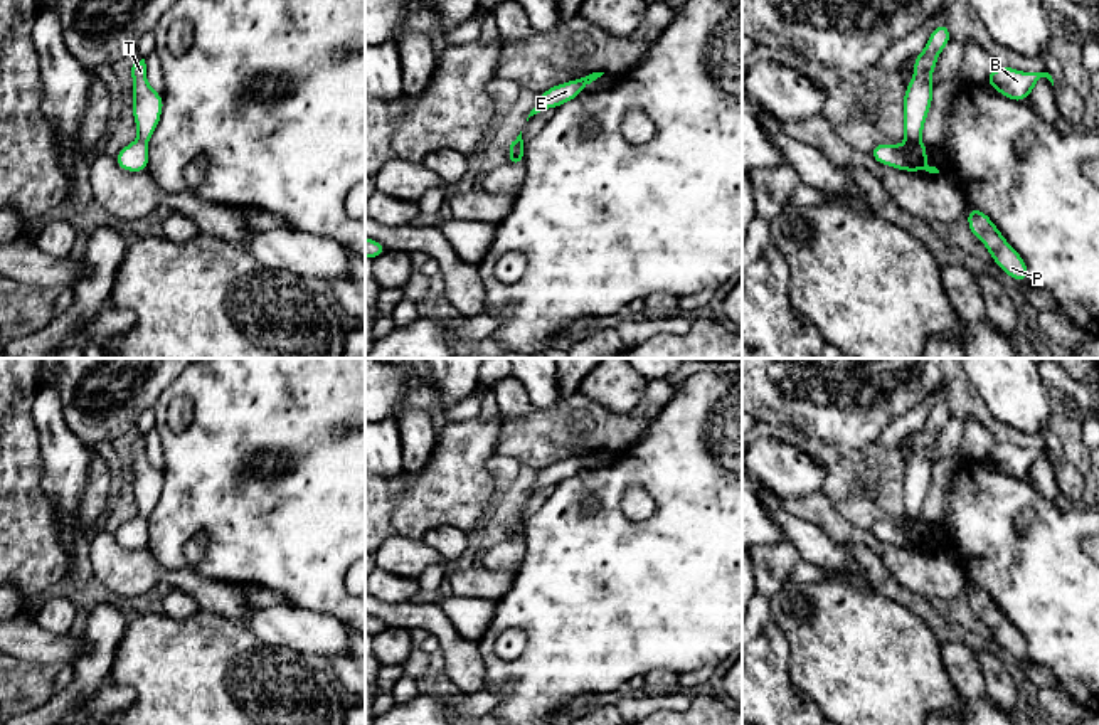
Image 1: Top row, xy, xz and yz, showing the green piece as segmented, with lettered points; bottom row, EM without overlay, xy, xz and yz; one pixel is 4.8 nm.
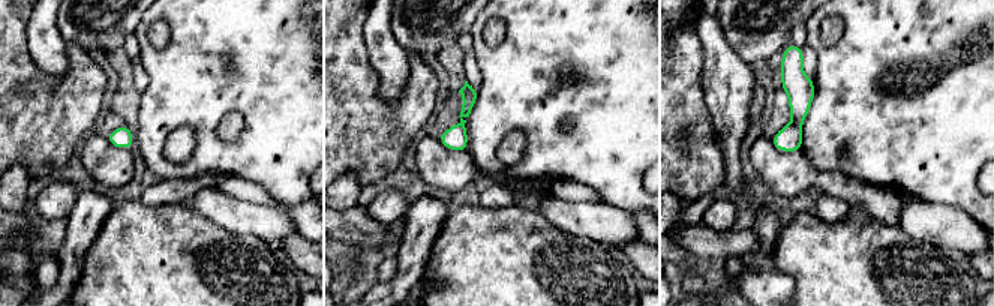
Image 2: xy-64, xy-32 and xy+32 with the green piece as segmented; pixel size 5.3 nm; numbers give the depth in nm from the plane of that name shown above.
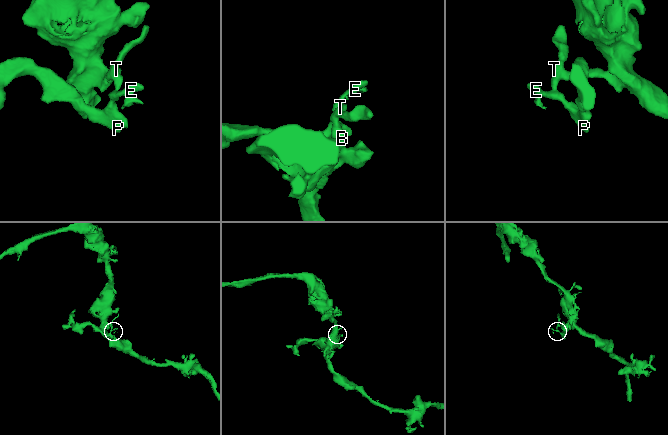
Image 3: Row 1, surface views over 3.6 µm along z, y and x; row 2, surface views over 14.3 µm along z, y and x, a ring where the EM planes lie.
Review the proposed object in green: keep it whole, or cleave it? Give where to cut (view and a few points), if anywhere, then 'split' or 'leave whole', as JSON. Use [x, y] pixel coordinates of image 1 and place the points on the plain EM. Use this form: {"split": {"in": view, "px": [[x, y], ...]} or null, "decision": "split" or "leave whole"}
{"split": {"in": "xy", "px": [[138, 515], [145, 518]]}, "decision": "split"}

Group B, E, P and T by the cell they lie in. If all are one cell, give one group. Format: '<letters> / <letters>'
B T / E P

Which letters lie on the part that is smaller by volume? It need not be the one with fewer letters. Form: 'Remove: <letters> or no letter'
Remove: E, P

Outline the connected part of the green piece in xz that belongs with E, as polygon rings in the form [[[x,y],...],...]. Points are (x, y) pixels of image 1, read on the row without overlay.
[[[592,449],[586,454],[567,458],[557,461],[544,469],[539,471],[535,484],[530,488],[528,495],[547,486],[547,484],[559,484],[560,481],[572,478],[577,474],[587,461],[601,454],[604,449]]]

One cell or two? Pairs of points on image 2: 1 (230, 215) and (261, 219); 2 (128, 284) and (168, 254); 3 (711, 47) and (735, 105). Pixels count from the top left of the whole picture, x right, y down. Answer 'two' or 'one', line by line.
1: one
2: one
3: one

